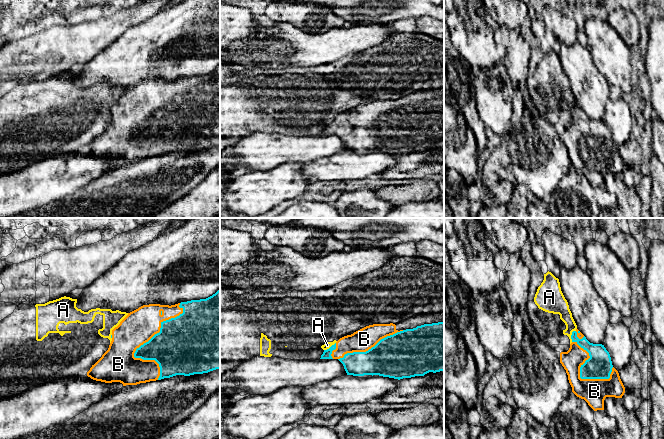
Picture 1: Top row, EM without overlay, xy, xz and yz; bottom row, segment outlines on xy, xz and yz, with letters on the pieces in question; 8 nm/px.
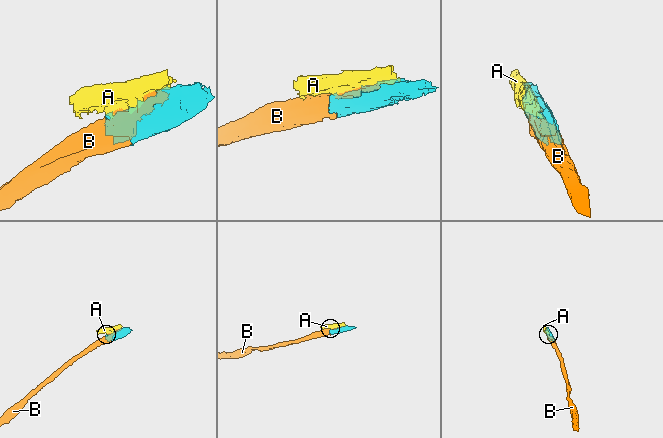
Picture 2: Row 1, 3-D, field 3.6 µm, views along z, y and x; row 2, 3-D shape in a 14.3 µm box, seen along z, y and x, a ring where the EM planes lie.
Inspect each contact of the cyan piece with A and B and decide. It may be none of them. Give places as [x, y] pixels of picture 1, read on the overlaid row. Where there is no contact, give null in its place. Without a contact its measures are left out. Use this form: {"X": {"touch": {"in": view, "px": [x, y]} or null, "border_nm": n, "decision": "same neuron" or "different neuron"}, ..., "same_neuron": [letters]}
{"A": {"touch": {"in": "yz", "px": [571, 335]}, "border_nm": 100, "decision": "different neuron"}, "B": {"touch": {"in": "xy", "px": [144, 343]}, "border_nm": 650, "decision": "same neuron"}, "same_neuron": ["B"]}

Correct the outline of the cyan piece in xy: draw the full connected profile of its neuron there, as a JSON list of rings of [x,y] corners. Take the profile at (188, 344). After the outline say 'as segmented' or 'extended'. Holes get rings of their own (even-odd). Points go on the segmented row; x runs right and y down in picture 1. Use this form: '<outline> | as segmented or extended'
[[[220,290],[206,299],[191,300],[171,306],[143,305],[128,313],[112,330],[111,338],[108,350],[87,372],[87,376],[93,380],[105,383],[120,382],[126,386],[220,369]]] | extended

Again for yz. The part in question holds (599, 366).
[[[578,329],[572,332],[571,339],[572,343],[569,350],[560,353],[560,363],[566,370],[572,392],[577,397],[584,399],[594,411],[604,410],[604,400],[606,397],[622,398],[625,393],[625,387],[619,373],[613,367],[610,354],[604,345],[590,343]]] | extended

